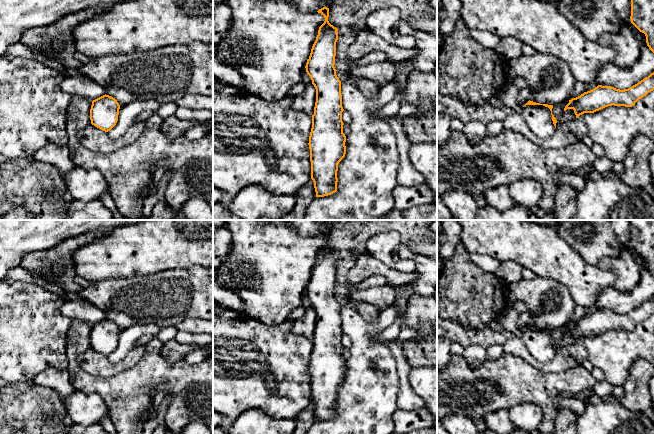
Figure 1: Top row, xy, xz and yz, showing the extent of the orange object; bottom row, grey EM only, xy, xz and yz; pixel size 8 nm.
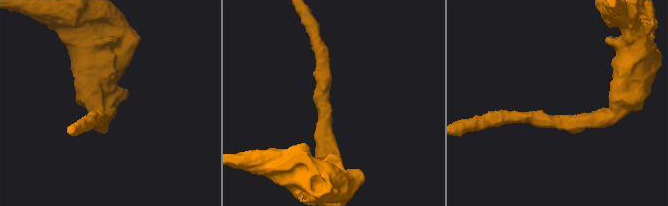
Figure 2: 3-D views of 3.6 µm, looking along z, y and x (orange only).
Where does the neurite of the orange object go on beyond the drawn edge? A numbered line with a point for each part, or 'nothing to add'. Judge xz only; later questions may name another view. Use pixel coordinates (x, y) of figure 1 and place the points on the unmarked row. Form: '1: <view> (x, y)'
nothing to add

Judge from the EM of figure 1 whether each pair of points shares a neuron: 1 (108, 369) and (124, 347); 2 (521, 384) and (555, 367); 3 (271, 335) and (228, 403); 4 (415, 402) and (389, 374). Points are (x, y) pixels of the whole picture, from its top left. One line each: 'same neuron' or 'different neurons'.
1: different neurons
2: different neurons
3: same neuron
4: different neurons

